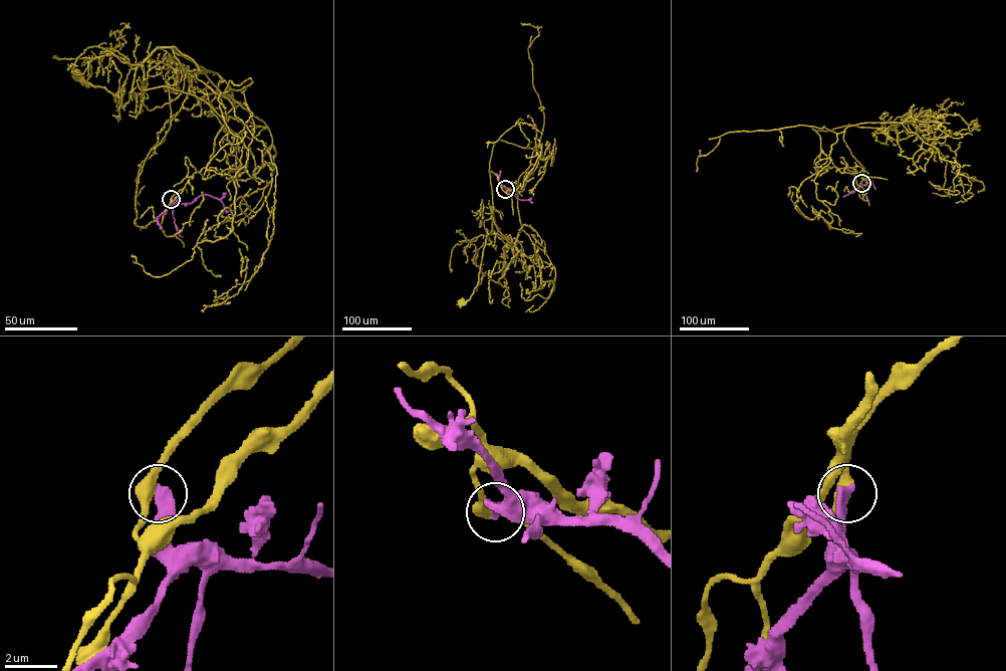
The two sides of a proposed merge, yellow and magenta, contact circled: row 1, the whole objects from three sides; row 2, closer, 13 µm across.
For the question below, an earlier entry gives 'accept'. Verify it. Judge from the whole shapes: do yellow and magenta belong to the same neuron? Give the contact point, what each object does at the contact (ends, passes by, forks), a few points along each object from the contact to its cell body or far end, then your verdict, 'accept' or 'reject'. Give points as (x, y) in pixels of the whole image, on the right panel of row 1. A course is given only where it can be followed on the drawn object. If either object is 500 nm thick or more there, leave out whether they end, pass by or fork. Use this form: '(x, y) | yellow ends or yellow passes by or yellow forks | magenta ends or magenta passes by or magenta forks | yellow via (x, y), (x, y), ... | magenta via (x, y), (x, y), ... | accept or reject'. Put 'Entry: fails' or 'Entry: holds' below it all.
(861, 183) | yellow passes by | magenta ends | yellow via (861, 183), (864, 168), (843, 139), (848, 127), (903, 123), (910, 109), (909, 129), (924, 138), (975, 124) | magenta via (861, 183), (868, 185), (872, 180), (875, 189) | reject
Entry: fails

